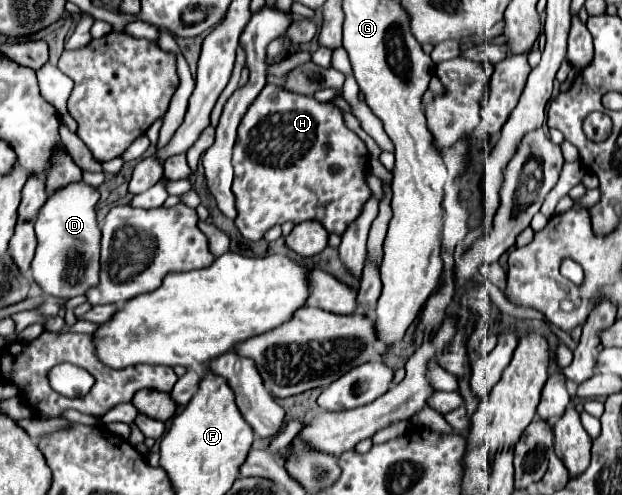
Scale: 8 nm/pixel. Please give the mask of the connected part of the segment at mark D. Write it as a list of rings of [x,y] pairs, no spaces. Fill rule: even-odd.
[[[84,181],[68,183],[66,187],[52,191],[48,195],[48,201],[38,213],[36,219],[36,257],[32,261],[32,279],[42,289],[44,295],[60,297],[60,299],[72,299],[78,295],[84,295],[88,289],[96,287],[100,283],[100,227],[96,221],[96,203],[100,199],[100,191],[92,185],[86,185]],[[80,253],[86,263],[84,277],[78,283],[70,283],[66,277],[66,263],[68,257]]]

